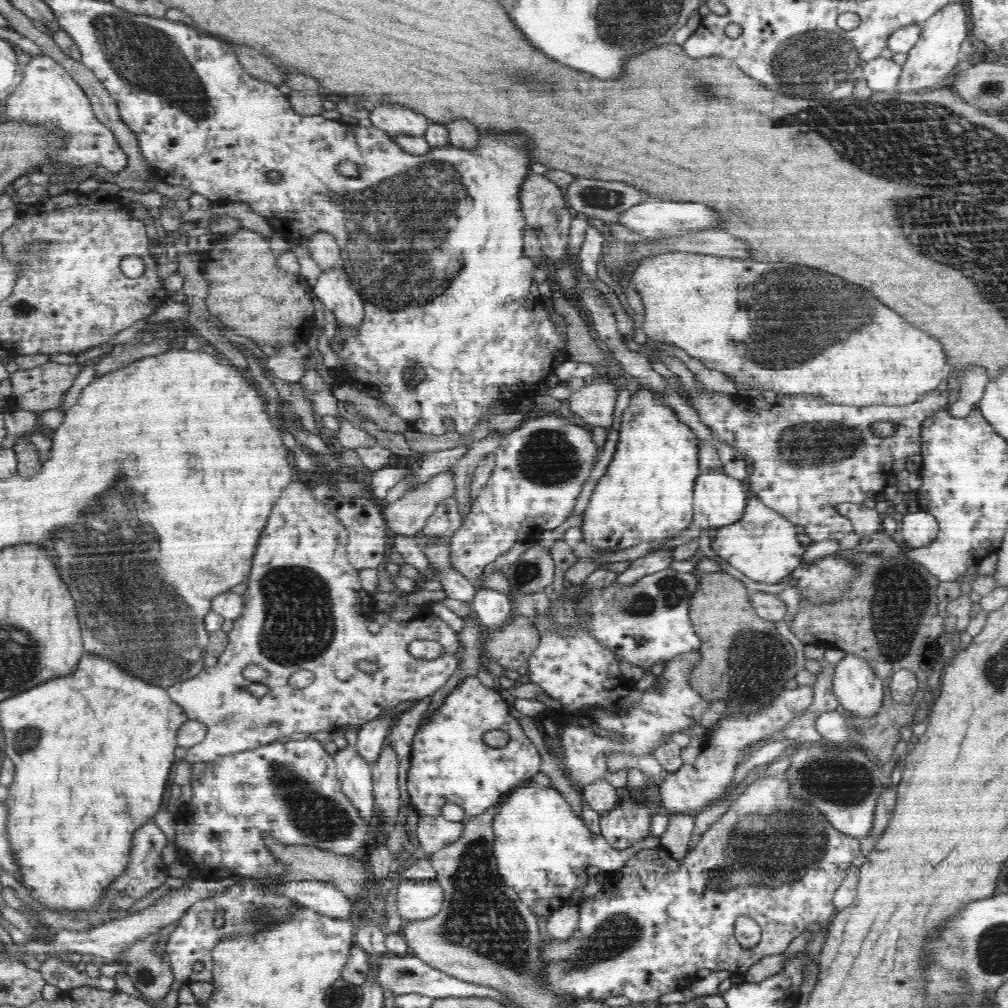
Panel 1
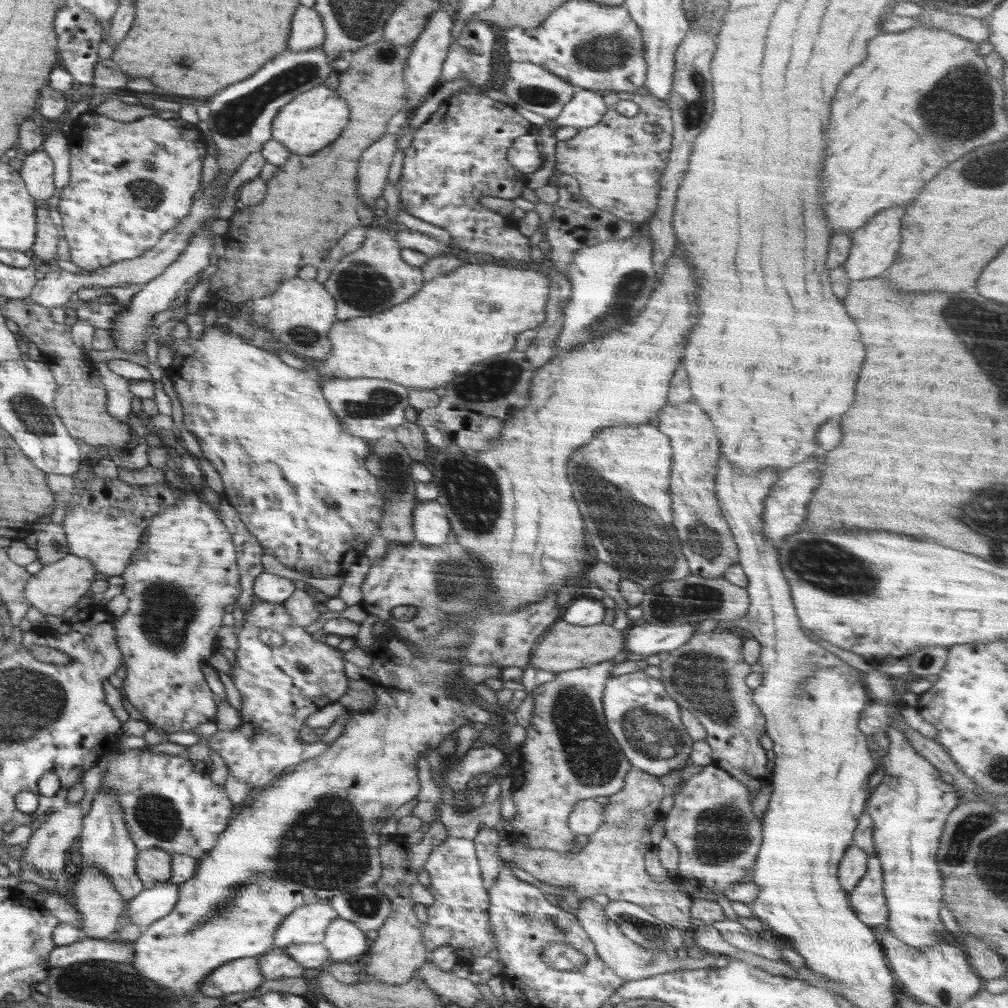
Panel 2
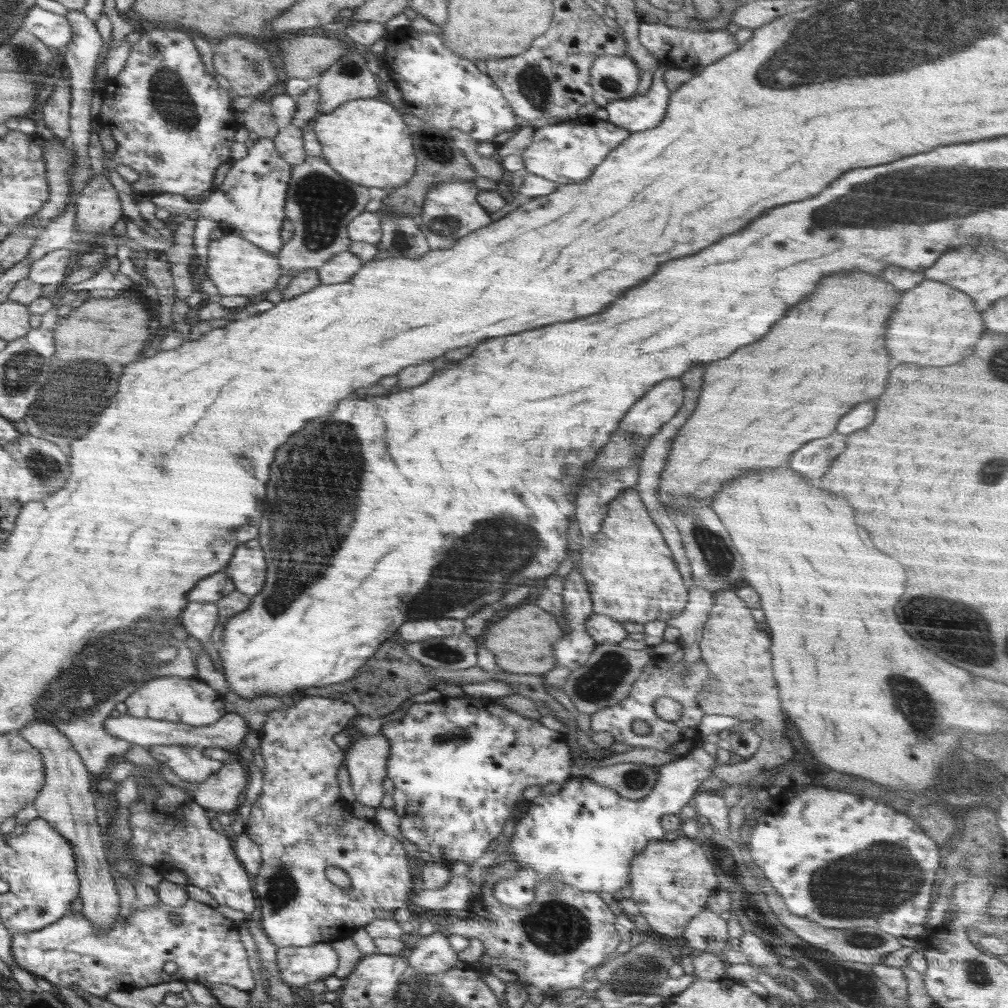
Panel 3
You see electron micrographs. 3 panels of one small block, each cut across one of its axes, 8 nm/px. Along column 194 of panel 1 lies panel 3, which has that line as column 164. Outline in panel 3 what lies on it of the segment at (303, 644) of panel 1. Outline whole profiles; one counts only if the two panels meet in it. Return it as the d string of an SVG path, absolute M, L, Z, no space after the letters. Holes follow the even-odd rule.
M161 676L150 679L142 687L138 687L125 700L127 714L136 718L150 718L182 722L190 725L214 724L227 712L225 698L214 689L201 685L198 677ZM152 745L148 752L159 762L167 764L182 780L201 783L218 772L224 762L202 755L202 747L190 745Z

